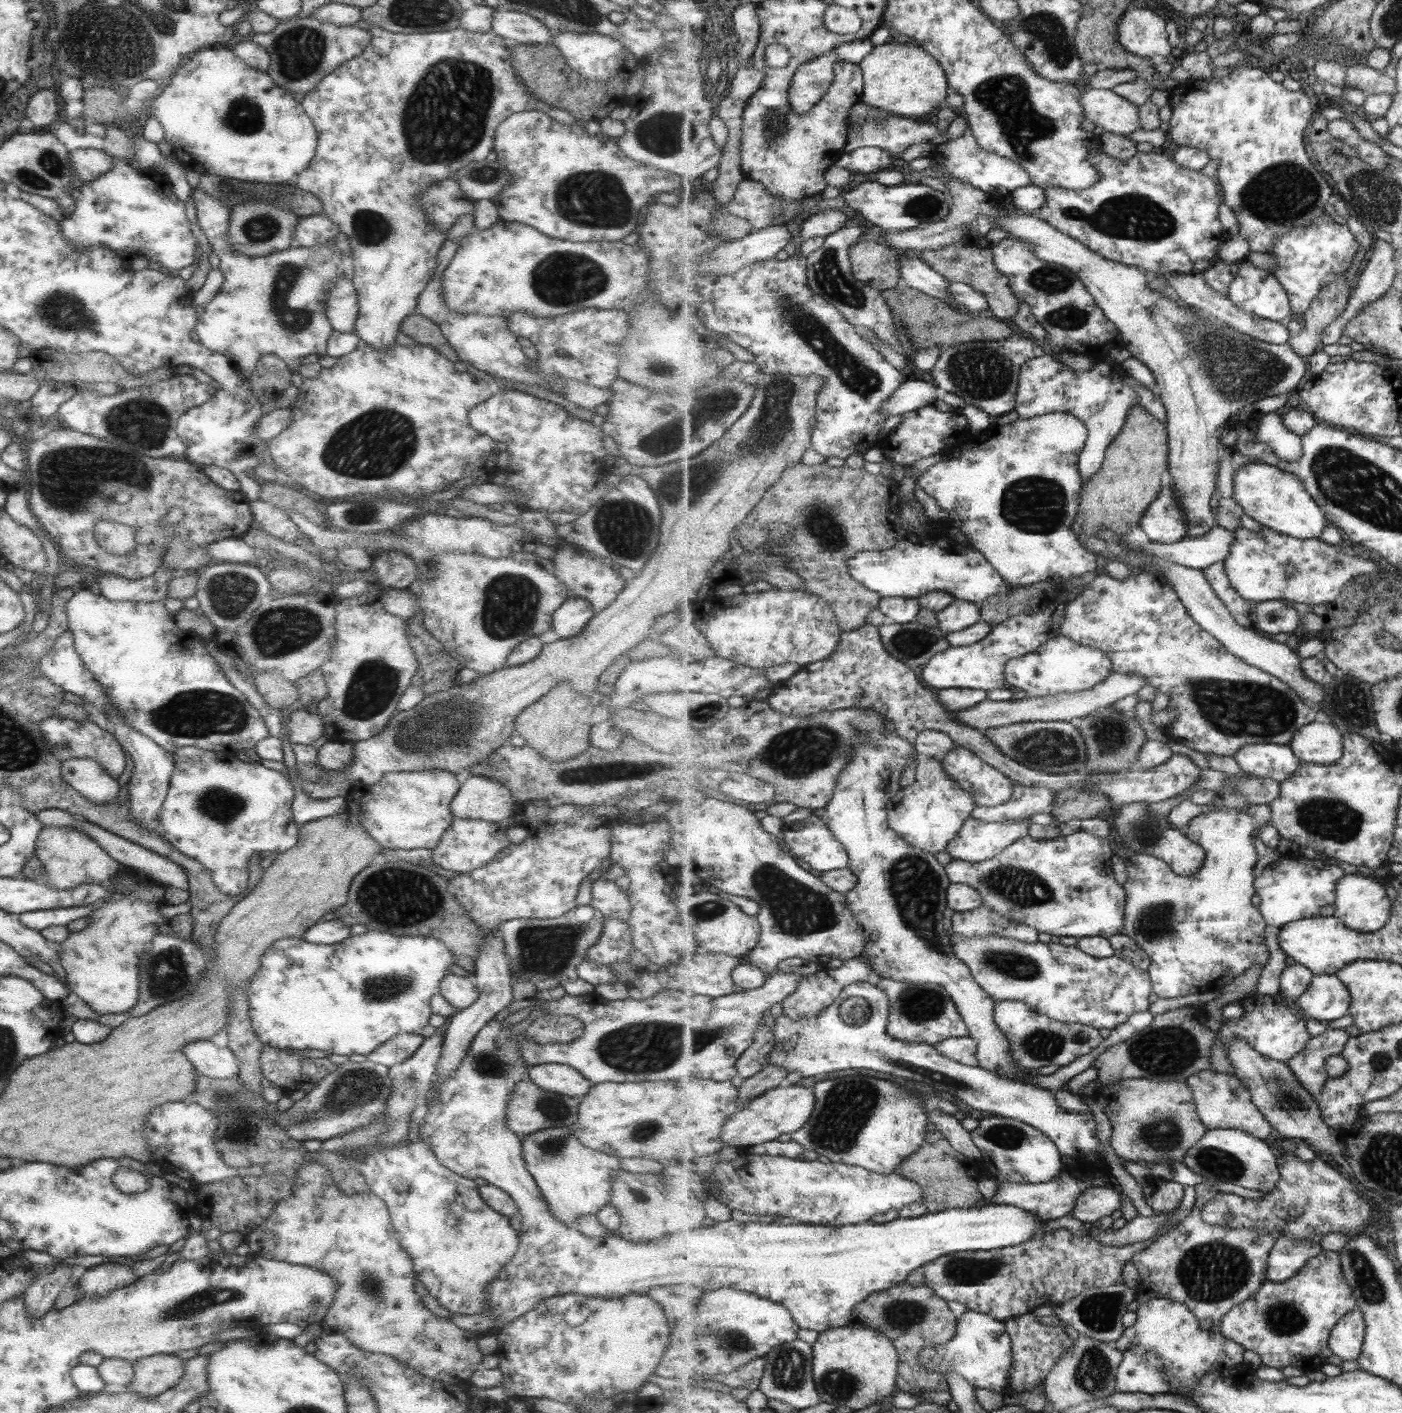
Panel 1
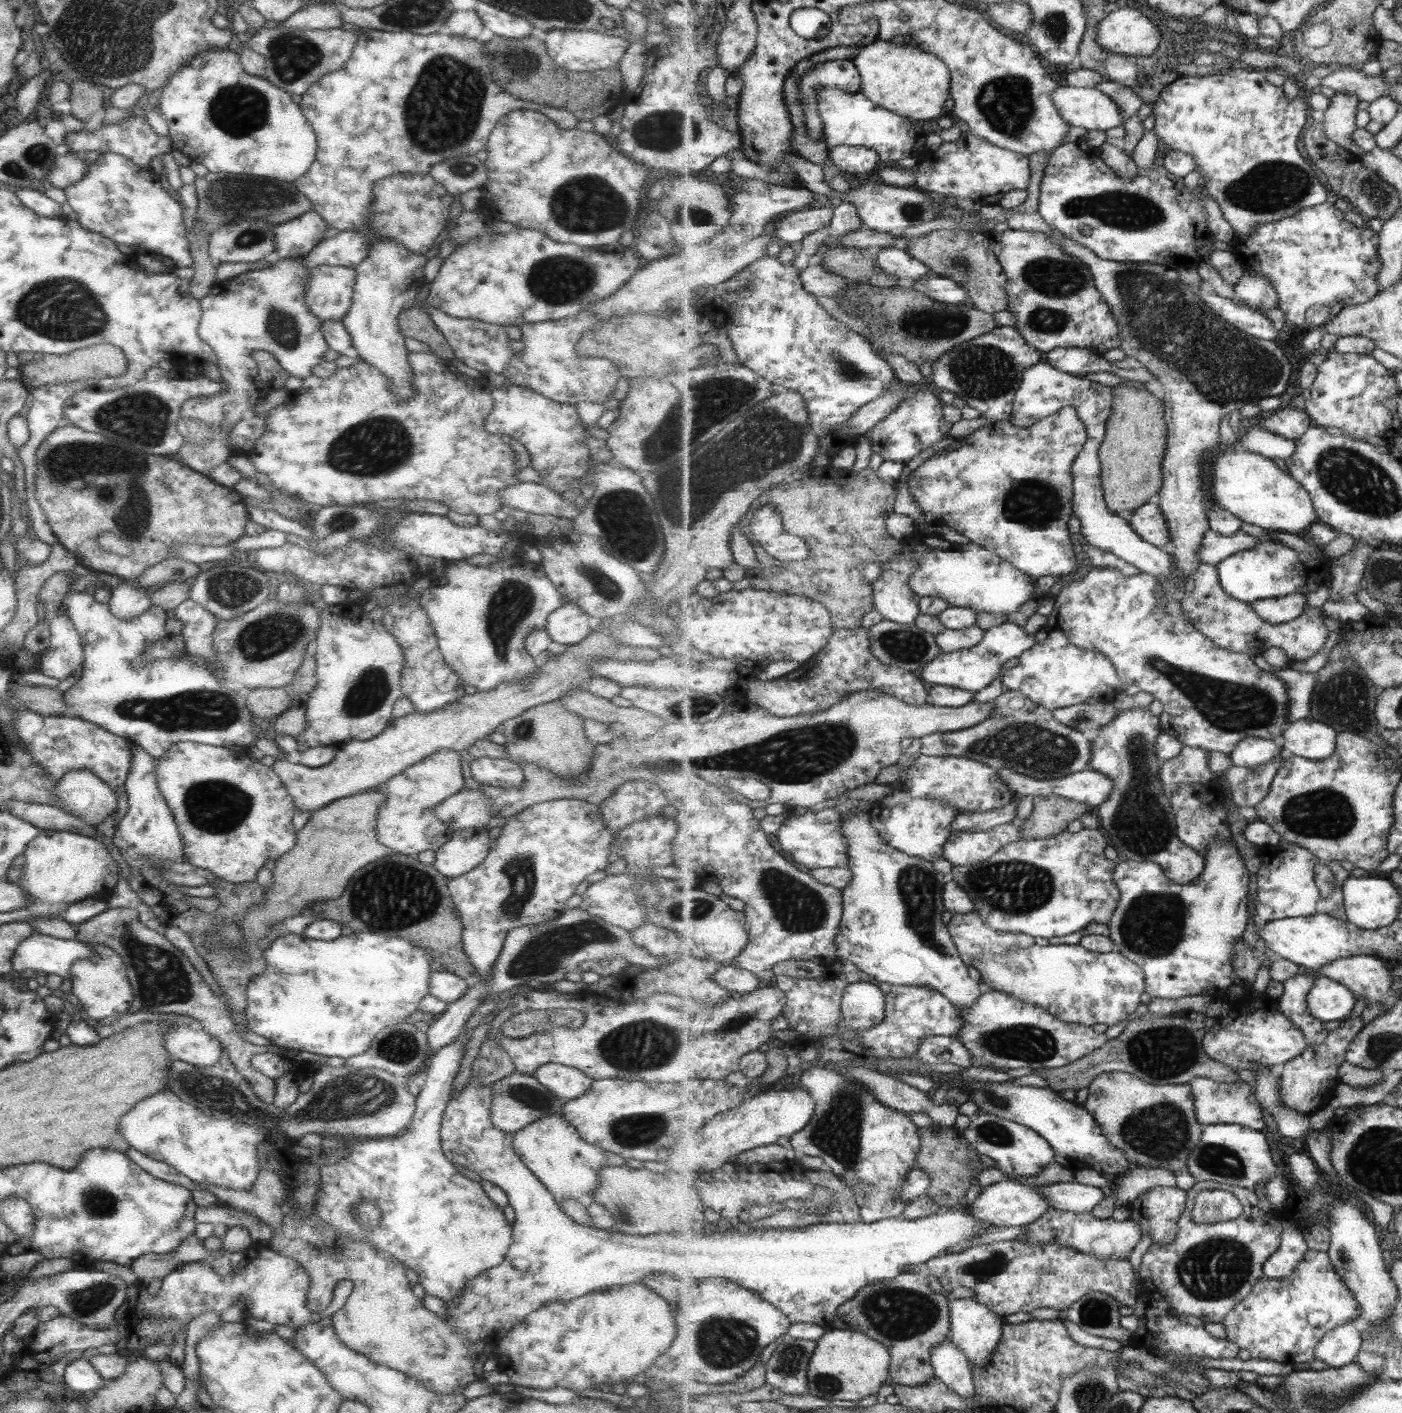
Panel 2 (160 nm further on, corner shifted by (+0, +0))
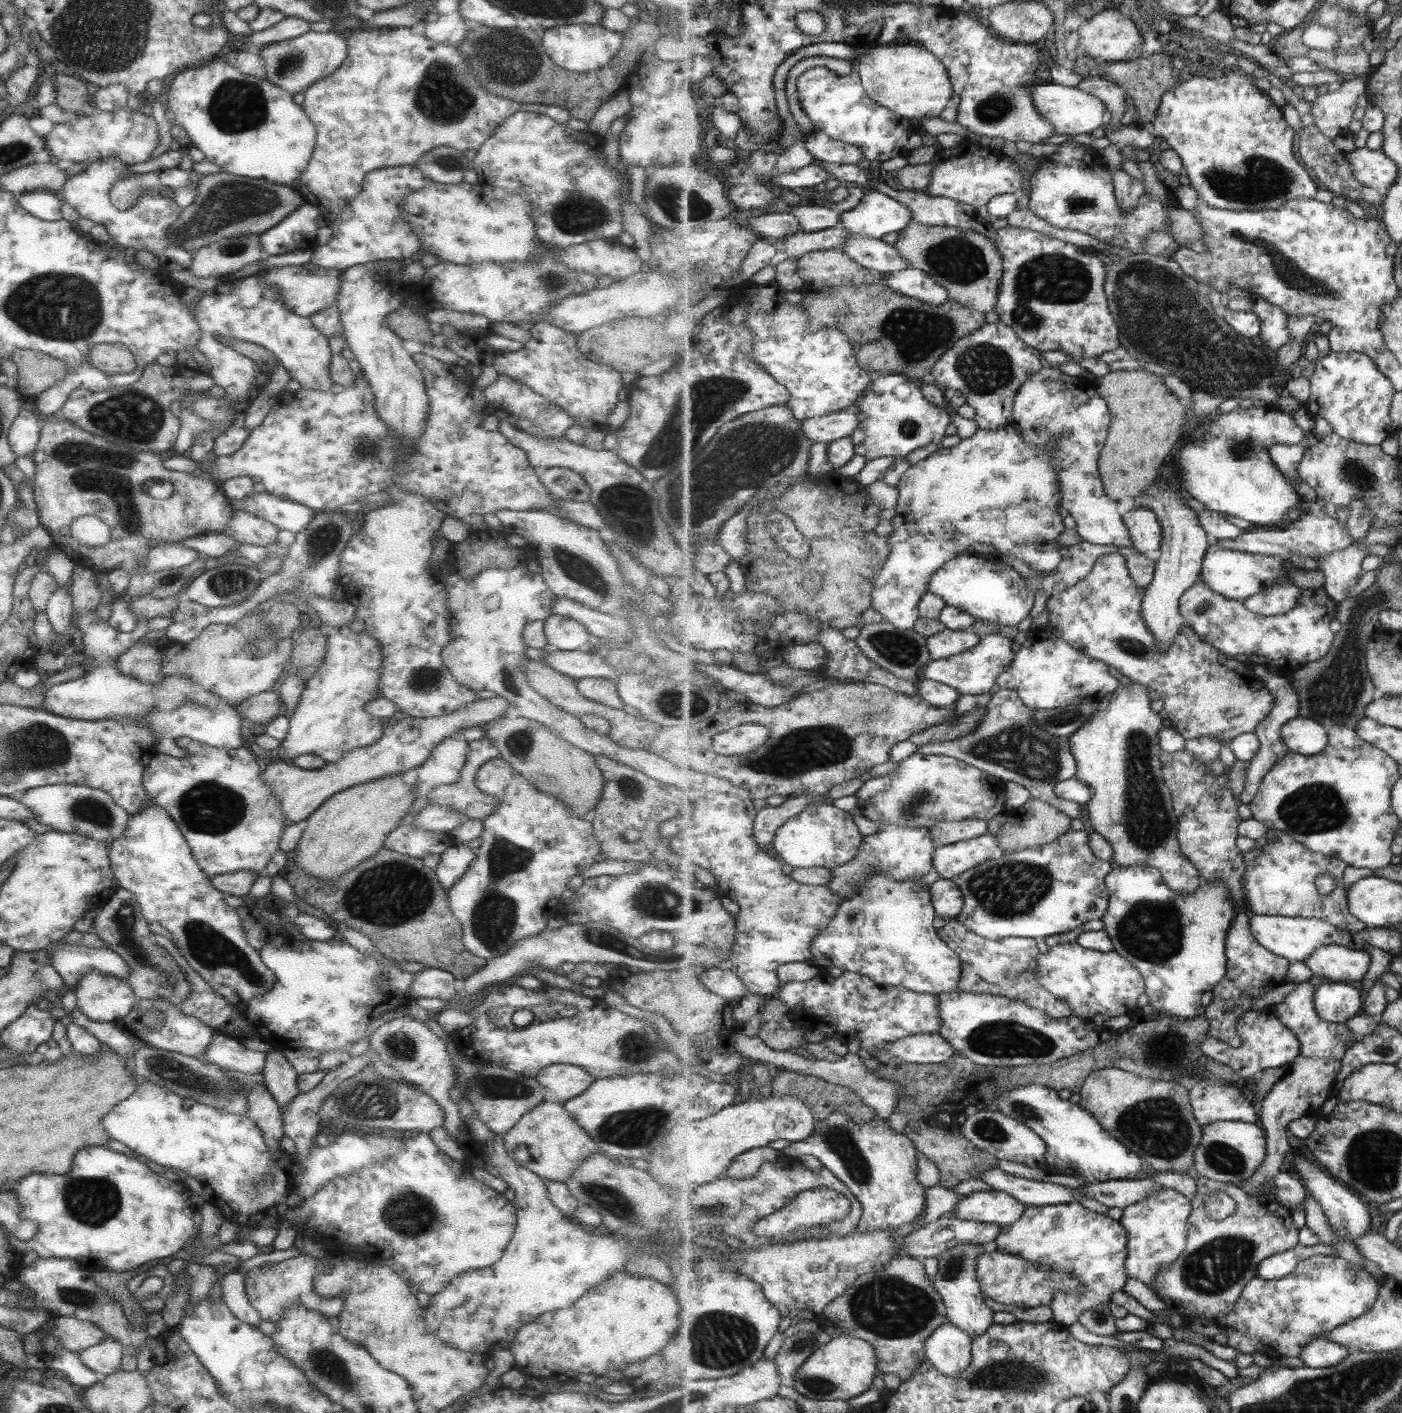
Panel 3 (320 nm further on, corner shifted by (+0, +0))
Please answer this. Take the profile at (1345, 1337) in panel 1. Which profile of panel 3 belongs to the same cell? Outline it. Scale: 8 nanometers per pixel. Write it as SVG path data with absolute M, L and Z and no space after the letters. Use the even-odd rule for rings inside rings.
M1319 1338L1303 1350L1300 1359L1307 1367L1327 1368L1344 1361L1351 1353L1347 1347L1343 1347L1339 1343Z

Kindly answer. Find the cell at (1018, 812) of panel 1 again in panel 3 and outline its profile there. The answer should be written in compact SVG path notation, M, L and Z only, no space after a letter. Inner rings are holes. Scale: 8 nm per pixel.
M967 818L963 821L942 821L931 827L931 835L935 839L935 847L943 847L963 842L988 834L987 821L979 818Z

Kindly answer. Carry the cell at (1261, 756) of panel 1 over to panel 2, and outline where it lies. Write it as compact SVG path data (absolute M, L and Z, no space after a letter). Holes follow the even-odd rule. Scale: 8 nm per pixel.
M1249 736L1240 740L1237 748L1229 756L1235 767L1257 769L1278 759L1283 752L1284 747L1278 740Z

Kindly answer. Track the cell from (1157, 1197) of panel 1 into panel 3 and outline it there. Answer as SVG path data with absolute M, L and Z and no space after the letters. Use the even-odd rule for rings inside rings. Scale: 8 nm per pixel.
M1165 1187L1123 1210L1120 1221L1128 1232L1126 1271L1129 1278L1145 1283L1155 1293L1157 1290L1155 1279L1159 1271L1177 1261L1187 1248L1187 1220L1191 1216L1191 1210L1193 1206L1189 1198L1185 1198L1178 1190Z

